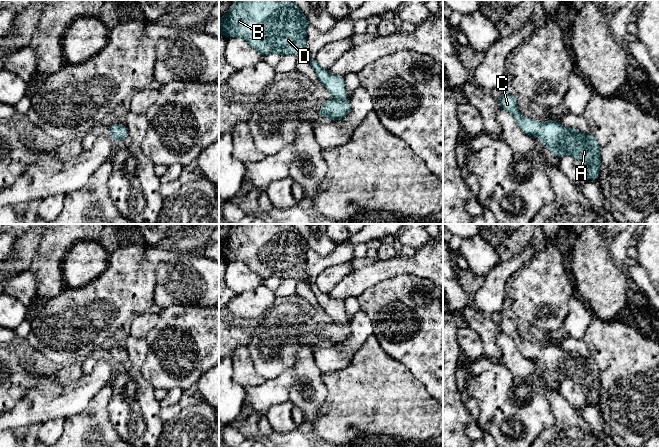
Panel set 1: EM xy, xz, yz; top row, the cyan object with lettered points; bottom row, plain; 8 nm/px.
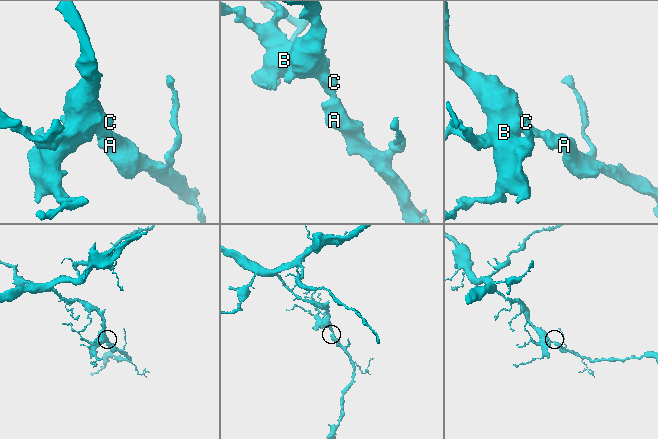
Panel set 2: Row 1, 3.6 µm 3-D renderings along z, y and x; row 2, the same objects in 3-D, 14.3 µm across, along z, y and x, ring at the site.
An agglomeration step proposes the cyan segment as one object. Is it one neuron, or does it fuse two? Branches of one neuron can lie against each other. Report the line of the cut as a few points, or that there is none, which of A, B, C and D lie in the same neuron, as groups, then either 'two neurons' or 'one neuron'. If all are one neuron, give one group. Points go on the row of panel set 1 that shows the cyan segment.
no cut | A B C D | one neuron

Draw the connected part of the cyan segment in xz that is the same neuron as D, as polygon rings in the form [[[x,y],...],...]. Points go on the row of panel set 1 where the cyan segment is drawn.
[[[235,0],[231,3],[232,8],[219,19],[219,33],[226,38],[237,36],[245,39],[263,56],[278,53],[309,57],[318,80],[335,97],[321,105],[319,109],[321,117],[329,117],[334,122],[343,119],[349,113],[350,101],[344,97],[346,94],[344,77],[323,69],[315,57],[309,56],[305,43],[309,22],[293,0]]]

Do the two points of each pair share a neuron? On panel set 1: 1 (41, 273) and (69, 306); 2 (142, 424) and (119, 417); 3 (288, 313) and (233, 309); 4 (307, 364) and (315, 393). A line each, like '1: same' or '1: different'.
1: different
2: same
3: different
4: same

